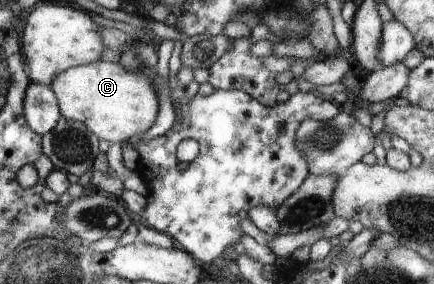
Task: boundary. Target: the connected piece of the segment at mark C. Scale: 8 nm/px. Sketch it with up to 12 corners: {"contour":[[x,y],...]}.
{"contour":[[98,61],[53,80],[61,114],[99,140],[152,128],[157,90]]}

